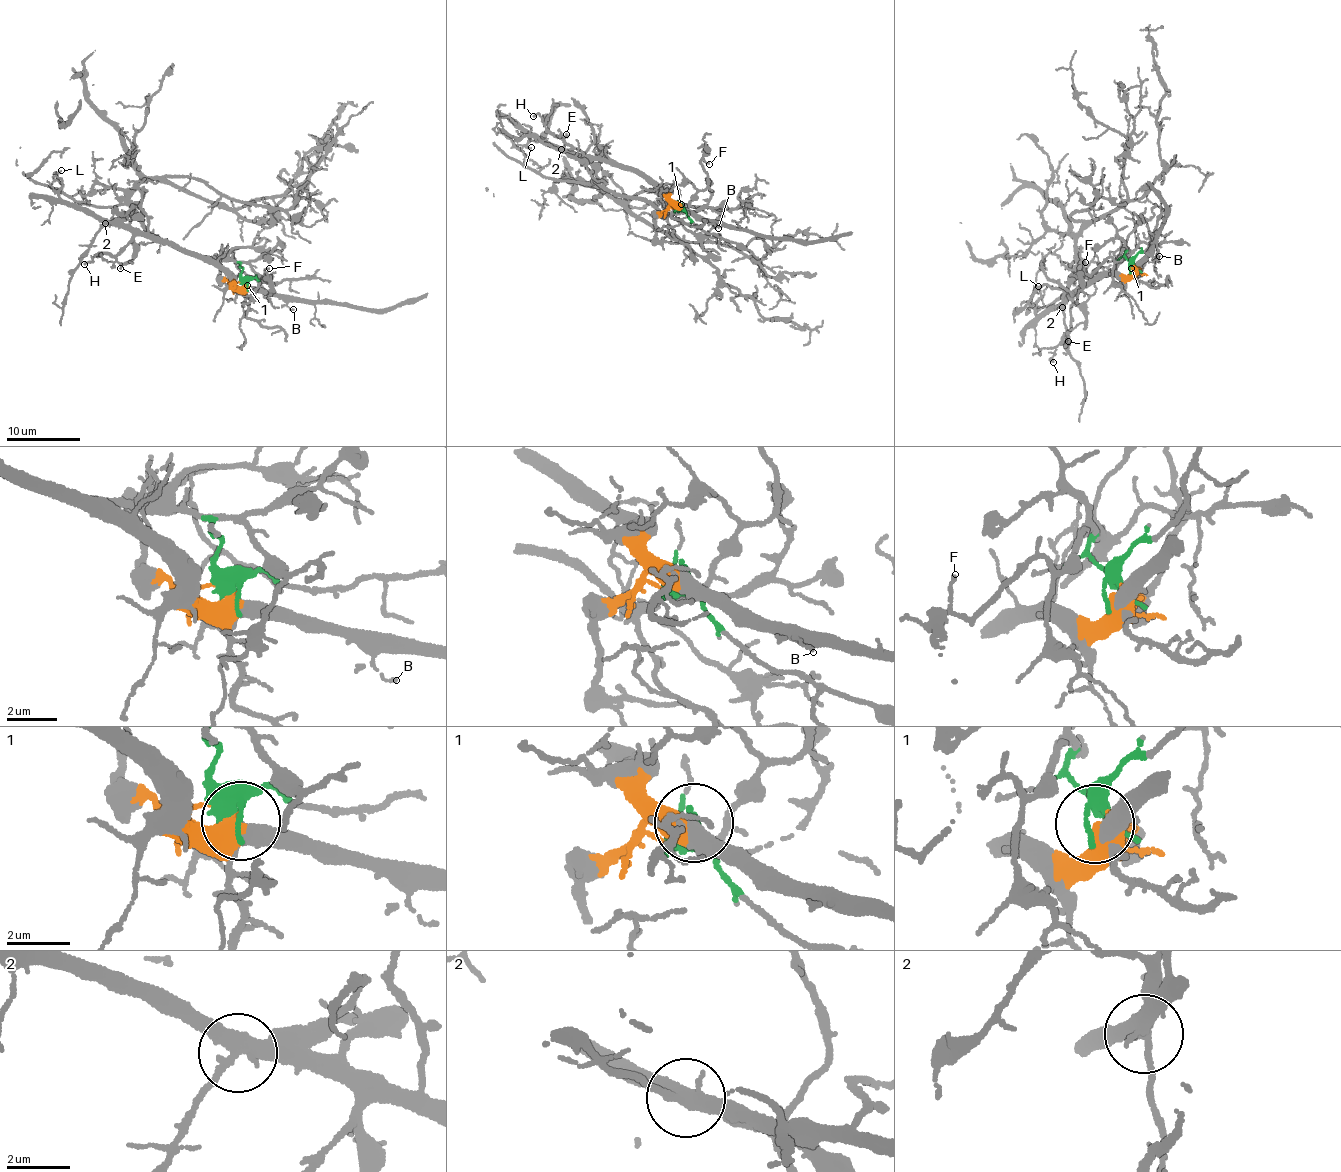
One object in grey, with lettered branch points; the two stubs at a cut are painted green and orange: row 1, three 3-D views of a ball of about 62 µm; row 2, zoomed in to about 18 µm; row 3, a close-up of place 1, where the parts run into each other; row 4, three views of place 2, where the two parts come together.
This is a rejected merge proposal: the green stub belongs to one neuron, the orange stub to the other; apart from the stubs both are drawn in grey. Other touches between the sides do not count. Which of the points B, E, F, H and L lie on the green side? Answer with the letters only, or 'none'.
F

